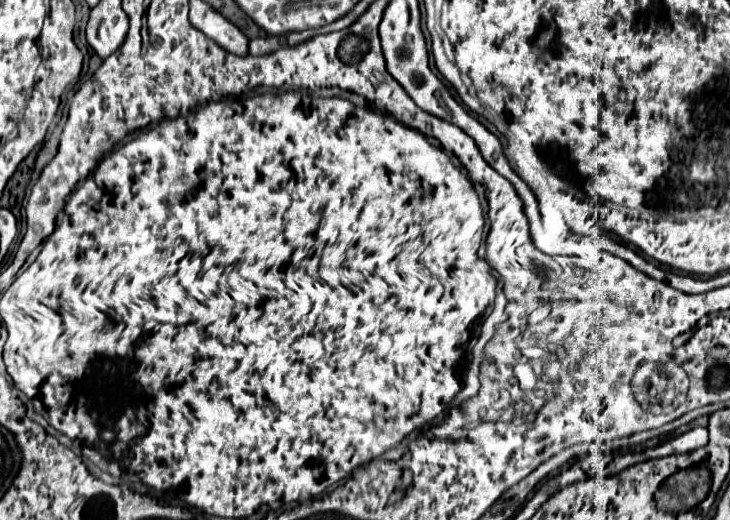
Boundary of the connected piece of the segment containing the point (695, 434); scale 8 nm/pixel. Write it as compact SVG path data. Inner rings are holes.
M693 428L673 440L669 440L665 446L657 448L655 446L655 458L659 456L667 456L667 454L685 454L685 452L693 452L697 448L703 448L709 442L709 432L707 428Z

